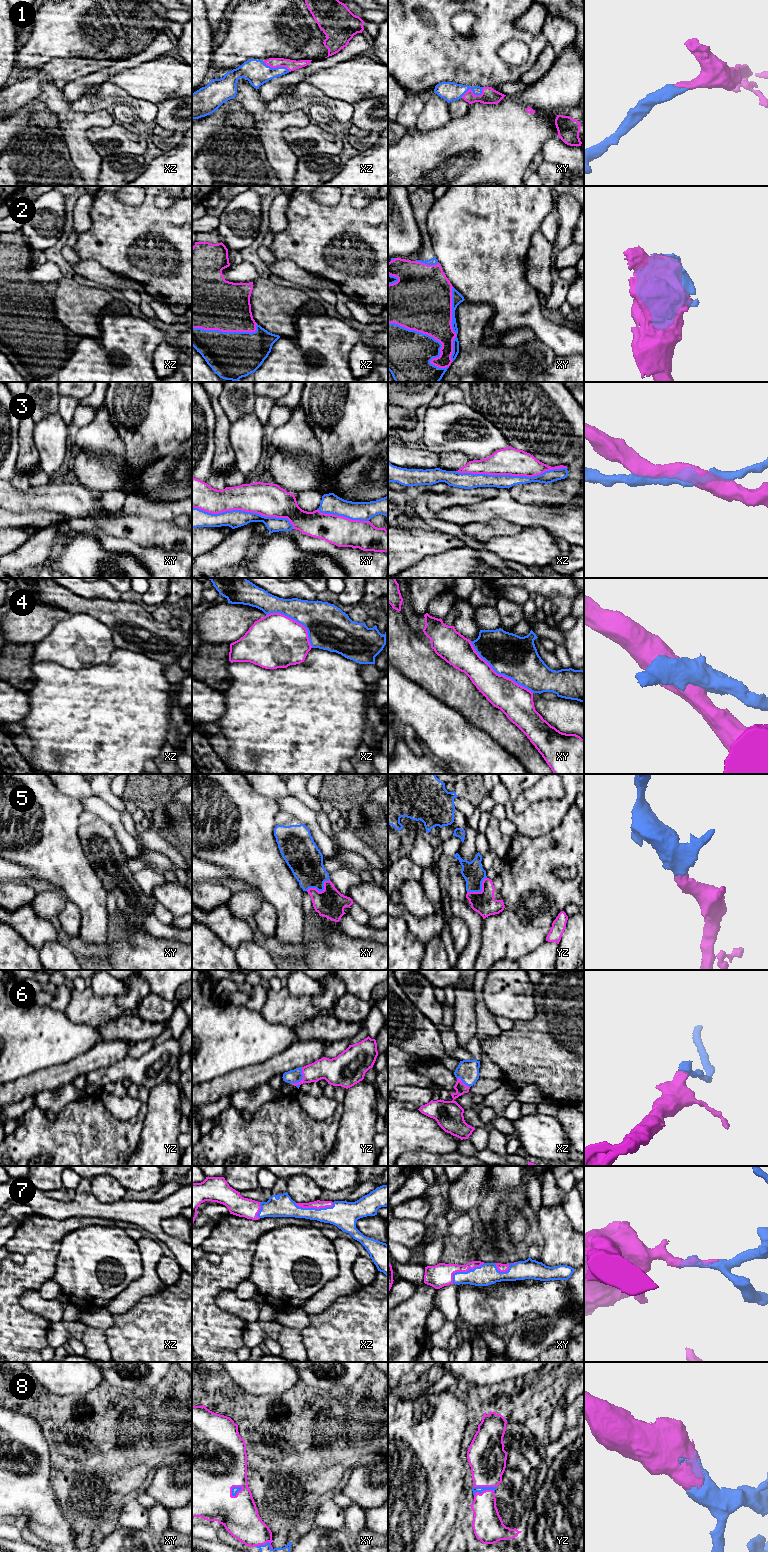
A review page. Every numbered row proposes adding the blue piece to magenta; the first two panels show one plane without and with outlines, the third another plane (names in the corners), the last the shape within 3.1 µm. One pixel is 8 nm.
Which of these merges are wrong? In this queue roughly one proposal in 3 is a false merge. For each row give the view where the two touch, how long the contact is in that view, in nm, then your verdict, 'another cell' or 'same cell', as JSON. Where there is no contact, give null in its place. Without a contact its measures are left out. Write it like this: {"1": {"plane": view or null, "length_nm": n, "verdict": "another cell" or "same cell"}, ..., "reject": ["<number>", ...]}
{"1": {"plane": "xy", "length_nm": 200, "verdict": "same cell"}, "2": {"plane": "xy", "length_nm": 600, "verdict": "same cell"}, "3": {"plane": "xz", "length_nm": 900, "verdict": "another cell"}, "4": {"plane": "xy", "length_nm": 650, "verdict": "another cell"}, "5": {"plane": "xy", "length_nm": 220, "verdict": "same cell"}, "6": {"plane": "yz", "length_nm": 160, "verdict": "same cell"}, "7": {"plane": "xy", "length_nm": 300, "verdict": "same cell"}, "8": {"plane": "xy", "length_nm": 120, "verdict": "same cell"}, "reject": ["3", "4"]}

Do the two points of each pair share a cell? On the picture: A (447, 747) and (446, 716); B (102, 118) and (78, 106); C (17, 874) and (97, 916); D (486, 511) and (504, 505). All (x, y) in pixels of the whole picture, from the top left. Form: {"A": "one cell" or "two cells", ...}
{"A": "one cell", "B": "two cells", "C": "two cells", "D": "one cell"}

